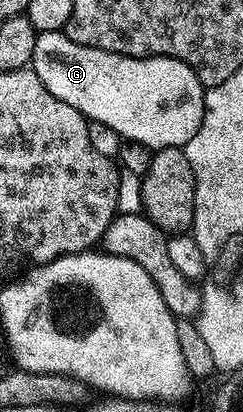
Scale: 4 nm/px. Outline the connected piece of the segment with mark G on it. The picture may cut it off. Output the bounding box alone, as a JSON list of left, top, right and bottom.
[32,30,206,150]

